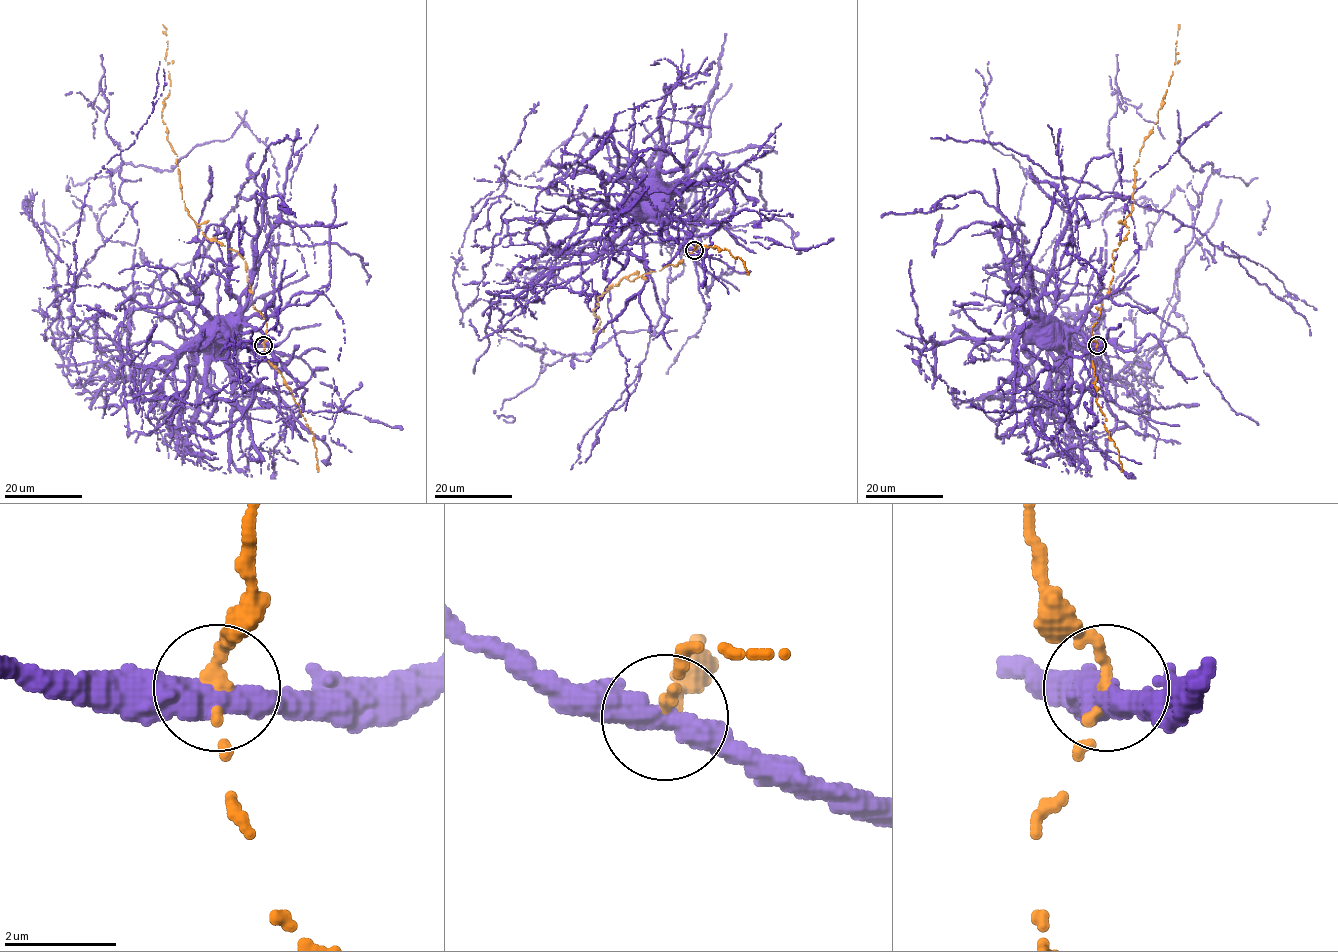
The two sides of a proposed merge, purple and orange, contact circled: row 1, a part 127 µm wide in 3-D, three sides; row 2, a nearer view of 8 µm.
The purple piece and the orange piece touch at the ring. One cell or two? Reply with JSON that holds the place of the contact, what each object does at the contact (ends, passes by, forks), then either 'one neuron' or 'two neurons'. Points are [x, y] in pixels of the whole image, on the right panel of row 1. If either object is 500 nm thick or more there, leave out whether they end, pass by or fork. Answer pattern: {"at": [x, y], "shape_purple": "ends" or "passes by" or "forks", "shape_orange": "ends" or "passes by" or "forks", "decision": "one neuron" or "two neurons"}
{"at": [1097, 345], "shape_purple": "passes by", "shape_orange": "passes by", "decision": "two neurons"}

